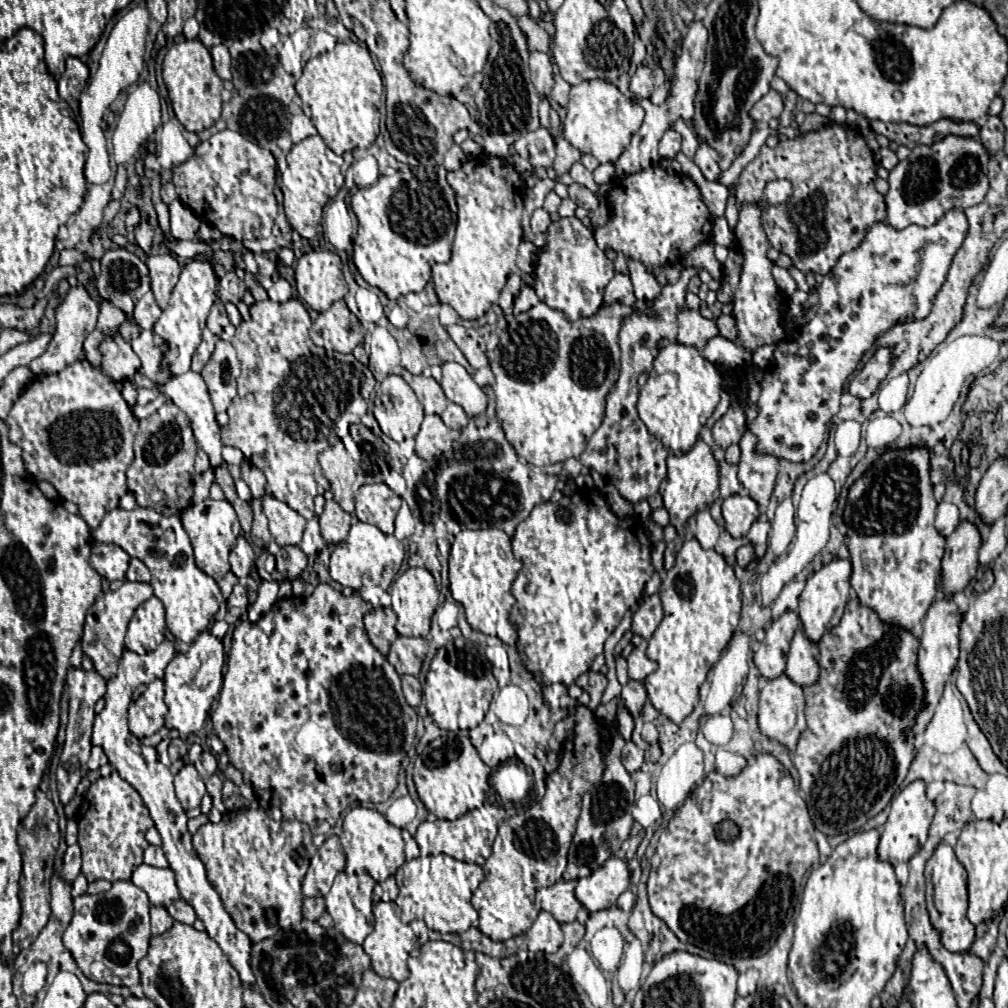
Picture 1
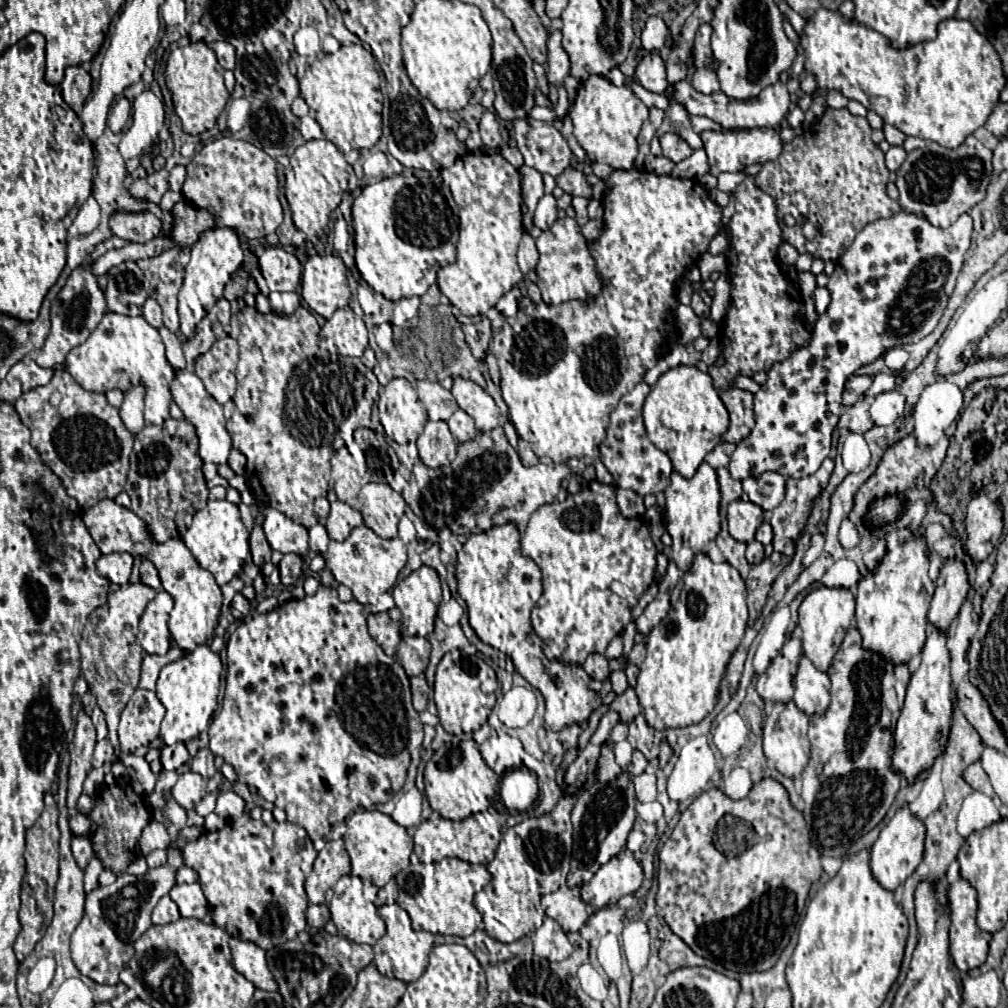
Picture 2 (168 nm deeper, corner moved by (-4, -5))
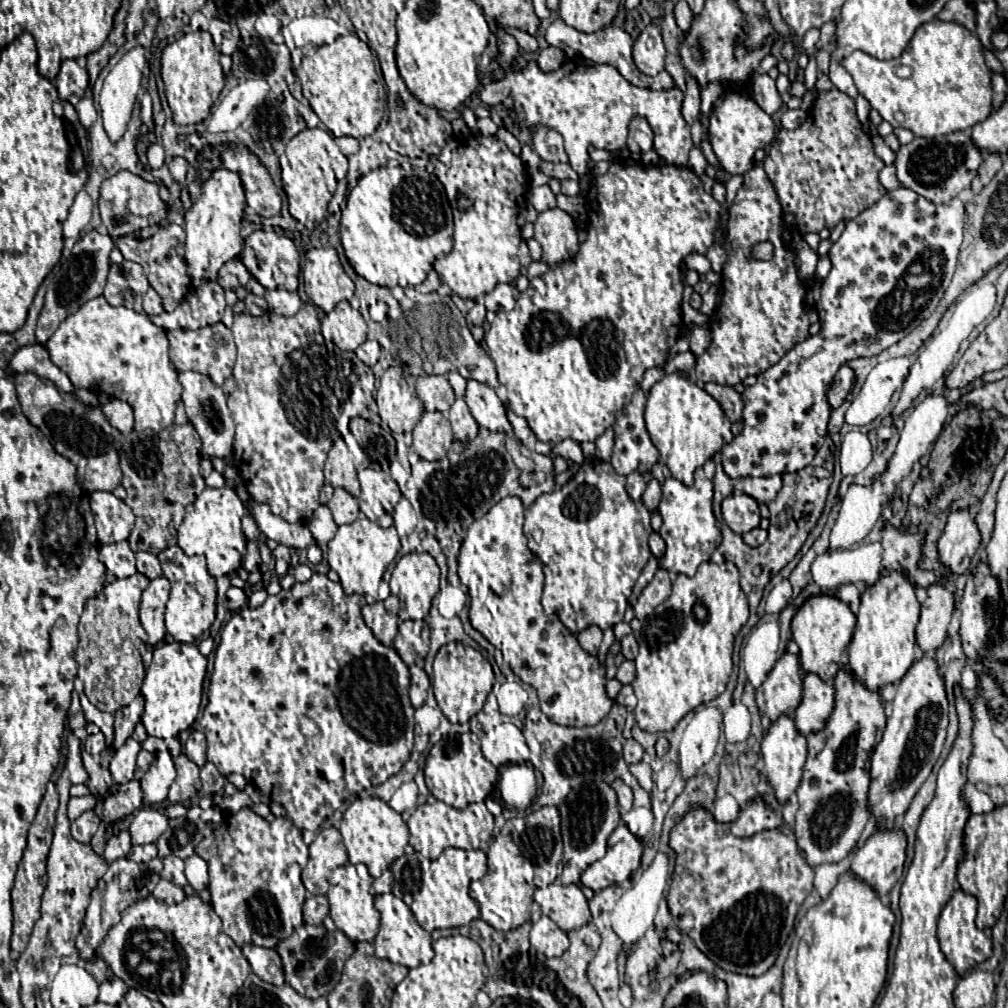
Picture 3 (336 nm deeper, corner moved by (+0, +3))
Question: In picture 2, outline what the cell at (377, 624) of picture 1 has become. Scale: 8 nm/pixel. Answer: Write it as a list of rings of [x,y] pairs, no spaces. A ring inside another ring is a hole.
[[[376,613],[376,615],[368,615],[367,617],[367,628],[370,631],[370,635],[372,635],[372,639],[390,657],[395,656],[398,643],[403,637],[400,626],[401,620],[392,621],[388,613]]]

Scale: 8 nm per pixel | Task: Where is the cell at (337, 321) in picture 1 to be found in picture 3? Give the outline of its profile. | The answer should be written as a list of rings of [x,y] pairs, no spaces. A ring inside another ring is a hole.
[[[348,301],[338,303],[336,309],[326,314],[321,320],[321,333],[328,350],[328,357],[335,357],[333,351],[336,346],[344,351],[356,351],[366,341],[366,331],[368,331],[368,327],[366,327],[364,317],[356,309],[352,309]]]

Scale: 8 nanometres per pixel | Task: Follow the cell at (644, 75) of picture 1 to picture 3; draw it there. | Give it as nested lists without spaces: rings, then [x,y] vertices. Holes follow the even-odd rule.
[[[654,21],[634,41],[634,63],[644,75],[654,77],[664,69],[664,57],[666,51],[660,35],[660,25]]]

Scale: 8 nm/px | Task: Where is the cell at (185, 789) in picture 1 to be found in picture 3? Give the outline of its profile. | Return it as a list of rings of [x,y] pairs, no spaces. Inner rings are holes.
[[[178,755],[174,759],[176,765],[176,779],[170,785],[168,801],[170,803],[182,803],[182,805],[194,805],[198,801],[198,791],[200,791],[200,775],[196,763],[188,761],[188,757]]]

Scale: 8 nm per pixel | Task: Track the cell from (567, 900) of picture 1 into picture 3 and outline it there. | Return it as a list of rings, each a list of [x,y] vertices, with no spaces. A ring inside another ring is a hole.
[[[556,881],[536,889],[534,899],[542,907],[542,913],[556,921],[564,931],[578,929],[590,921],[588,901],[578,885],[562,885]]]

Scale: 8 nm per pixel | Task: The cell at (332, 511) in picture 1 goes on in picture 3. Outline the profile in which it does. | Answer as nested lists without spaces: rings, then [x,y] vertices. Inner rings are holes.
[[[334,489],[334,495],[328,501],[328,509],[332,511],[332,517],[334,517],[336,525],[354,523],[360,515],[358,499],[352,497],[350,493],[346,493],[344,489]]]

